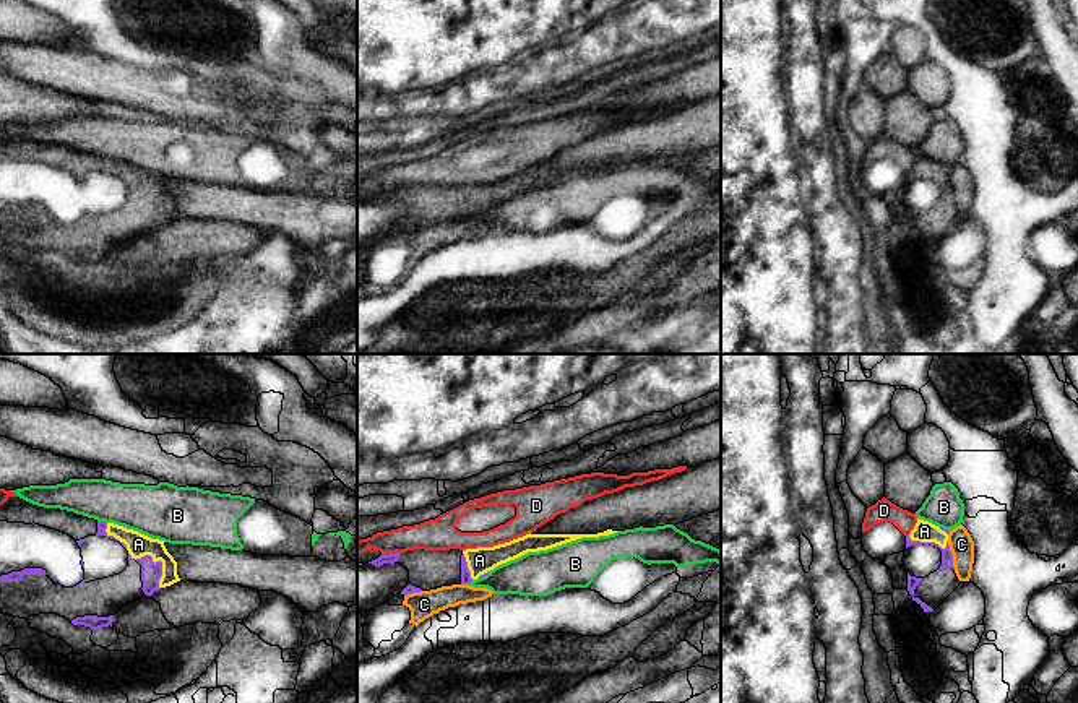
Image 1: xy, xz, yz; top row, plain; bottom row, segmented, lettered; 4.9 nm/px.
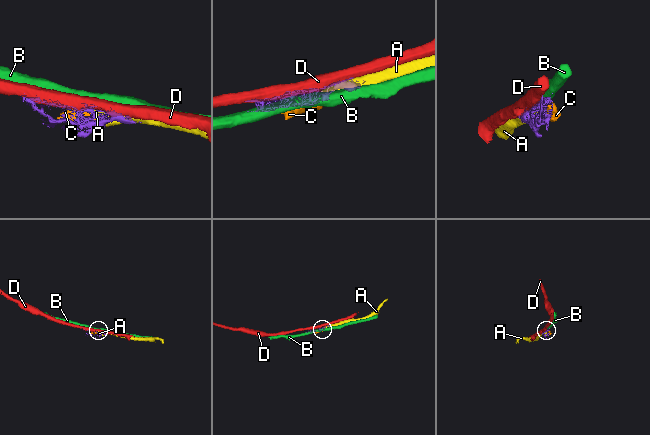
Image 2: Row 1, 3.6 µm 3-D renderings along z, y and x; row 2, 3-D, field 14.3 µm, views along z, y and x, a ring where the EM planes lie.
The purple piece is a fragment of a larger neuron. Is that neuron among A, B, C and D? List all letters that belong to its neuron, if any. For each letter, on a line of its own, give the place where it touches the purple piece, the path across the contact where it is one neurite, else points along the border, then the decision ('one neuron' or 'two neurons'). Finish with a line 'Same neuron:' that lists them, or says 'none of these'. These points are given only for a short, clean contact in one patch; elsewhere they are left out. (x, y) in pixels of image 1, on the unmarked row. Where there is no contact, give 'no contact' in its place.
A: contact xy (161, 198); one neuron
B: contact xy (103, 158); border xy (98, 156), (106, 159); two neurons
C: contact yz (952, 192); two neurons
D: contact xz (390, 190); two neurons
Same neuron: A

